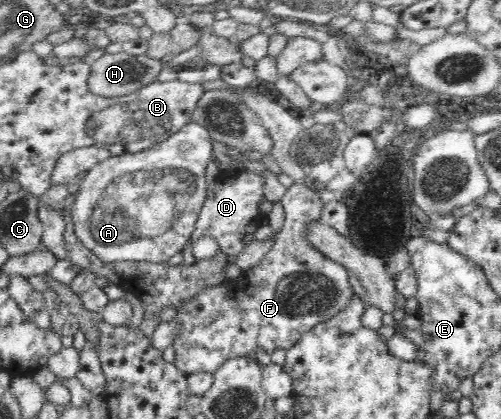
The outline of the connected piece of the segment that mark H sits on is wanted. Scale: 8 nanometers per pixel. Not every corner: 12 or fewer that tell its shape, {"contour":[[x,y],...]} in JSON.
{"contour":[[104,53],[90,65],[88,91],[123,96],[156,82],[159,60]]}

